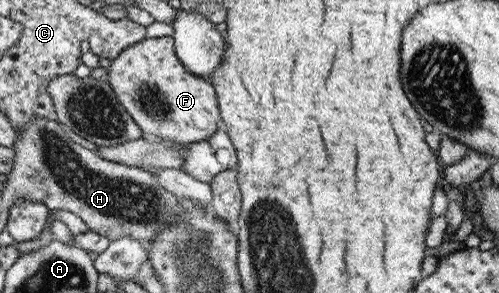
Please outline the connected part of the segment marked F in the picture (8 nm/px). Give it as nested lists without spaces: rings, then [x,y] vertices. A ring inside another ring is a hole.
[[[173,35],[144,38],[130,45],[112,59],[106,75],[110,77],[108,81],[111,90],[116,93],[120,104],[136,122],[142,134],[153,134],[177,145],[190,145],[211,138],[221,128],[221,115],[214,85],[210,80],[186,70],[176,56]]]

